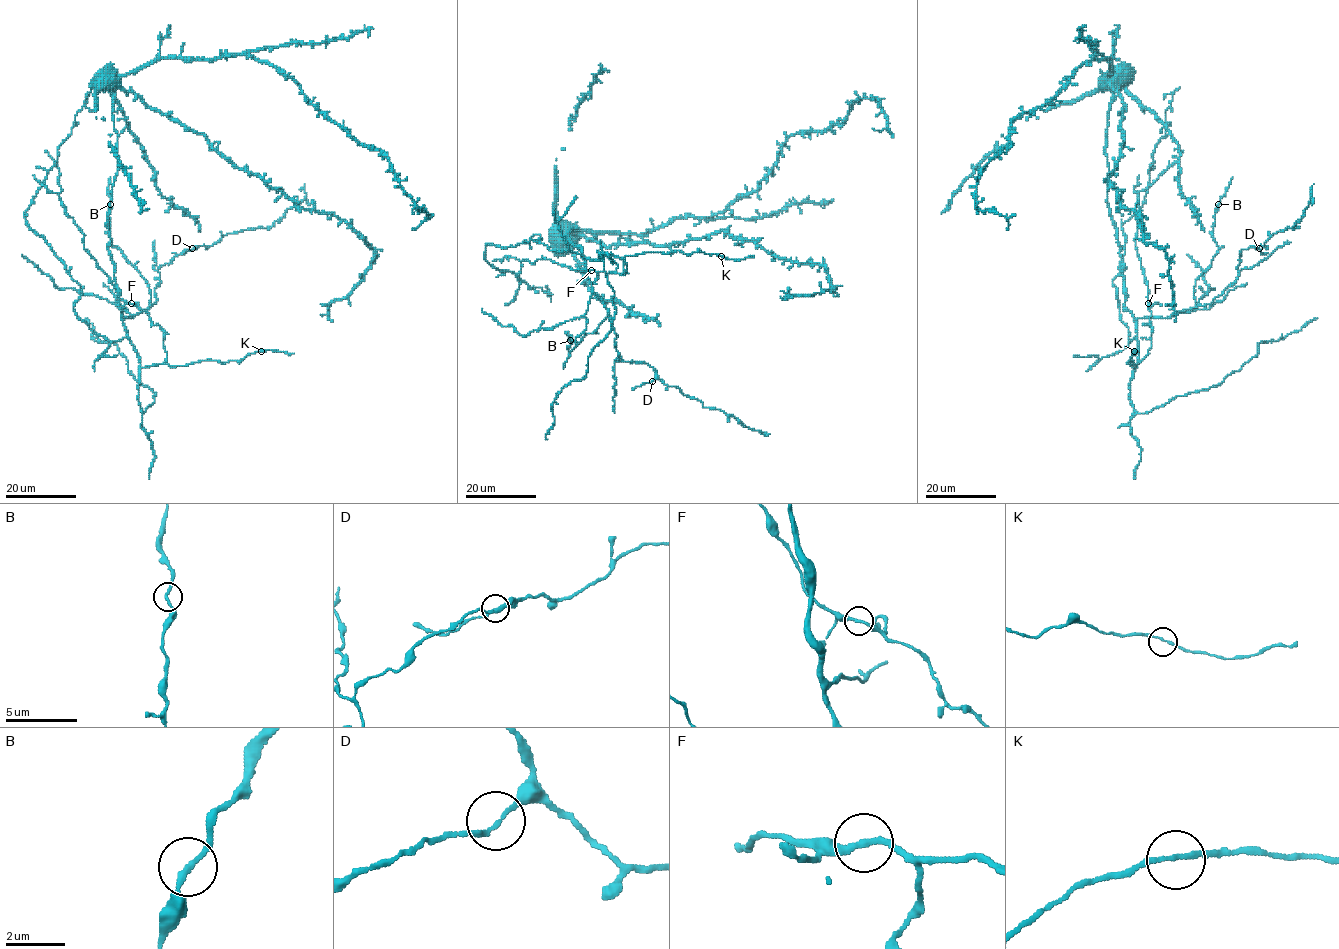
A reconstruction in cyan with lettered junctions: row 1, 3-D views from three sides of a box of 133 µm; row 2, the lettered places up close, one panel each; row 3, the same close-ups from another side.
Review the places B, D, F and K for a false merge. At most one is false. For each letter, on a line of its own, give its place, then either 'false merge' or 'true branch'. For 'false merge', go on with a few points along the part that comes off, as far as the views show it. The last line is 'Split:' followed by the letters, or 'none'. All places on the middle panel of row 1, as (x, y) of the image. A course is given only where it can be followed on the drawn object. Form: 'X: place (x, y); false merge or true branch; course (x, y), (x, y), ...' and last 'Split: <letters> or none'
B: place (570, 340); true branch
D: place (652, 381); true branch
F: place (591, 270); true branch
K: place (721, 256); true branch
Split: none

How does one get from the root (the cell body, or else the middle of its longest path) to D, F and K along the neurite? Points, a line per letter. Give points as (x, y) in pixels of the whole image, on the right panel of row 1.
D: (1107, 161), (1107, 201), (1125, 308), (1136, 318), (1209, 304), (1235, 281), (1240, 251), (1258, 249)
F: (1107, 161), (1108, 212), (1120, 249), (1125, 308), (1136, 325), (1138, 362), (1134, 367), (1152, 346), (1148, 303)
K: (1107, 161), (1108, 212), (1120, 249), (1125, 308), (1136, 325), (1135, 367), (1129, 361), (1134, 351)

